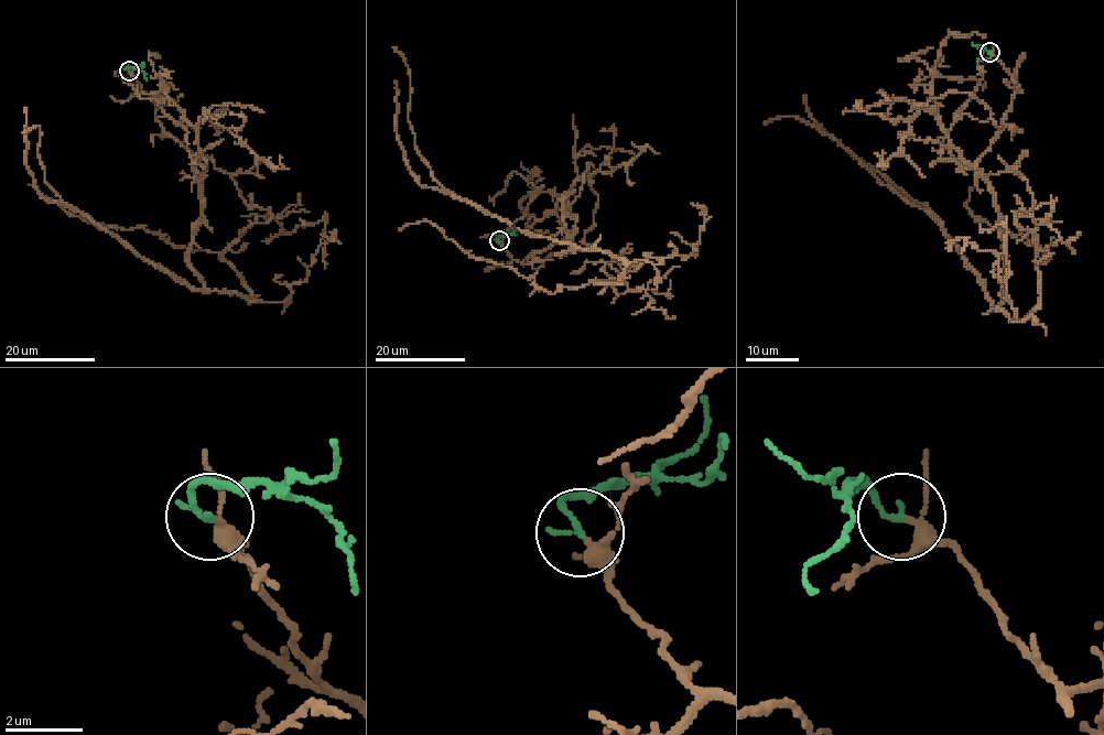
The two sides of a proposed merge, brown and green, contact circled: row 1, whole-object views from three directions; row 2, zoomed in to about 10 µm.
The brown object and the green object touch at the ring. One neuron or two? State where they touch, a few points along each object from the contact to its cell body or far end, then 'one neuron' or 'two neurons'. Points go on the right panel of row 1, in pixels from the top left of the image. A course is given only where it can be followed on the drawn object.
(989, 52) | brown via (989, 52), (1016, 90), (976, 164), (1000, 217), (999, 307), (1023, 320), (1050, 258), (972, 214), (976, 184) | green via (989, 52), (985, 47), (978, 63) | one neuron

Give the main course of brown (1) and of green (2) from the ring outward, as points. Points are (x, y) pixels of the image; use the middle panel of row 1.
1: (499, 241), (525, 263), (575, 229), (558, 253), (607, 251), (623, 279), (548, 293), (426, 222), (399, 229)
2: (499, 241), (498, 237), (516, 230)

